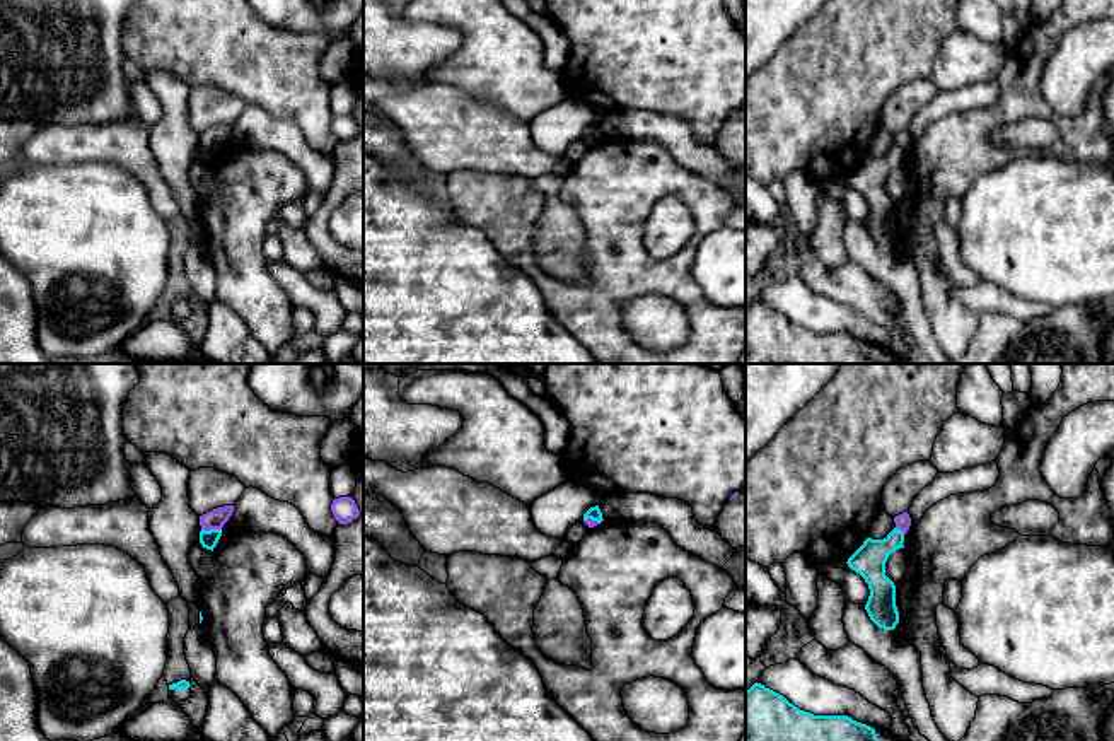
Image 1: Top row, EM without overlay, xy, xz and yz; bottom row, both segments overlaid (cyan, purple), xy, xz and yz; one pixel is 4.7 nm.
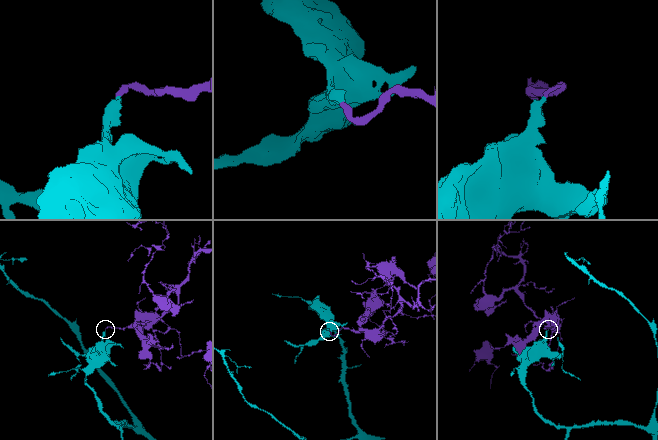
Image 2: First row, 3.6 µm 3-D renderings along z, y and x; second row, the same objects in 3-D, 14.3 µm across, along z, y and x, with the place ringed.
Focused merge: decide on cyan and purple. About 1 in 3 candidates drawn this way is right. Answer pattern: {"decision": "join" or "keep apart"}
{"decision": "keep apart"}

